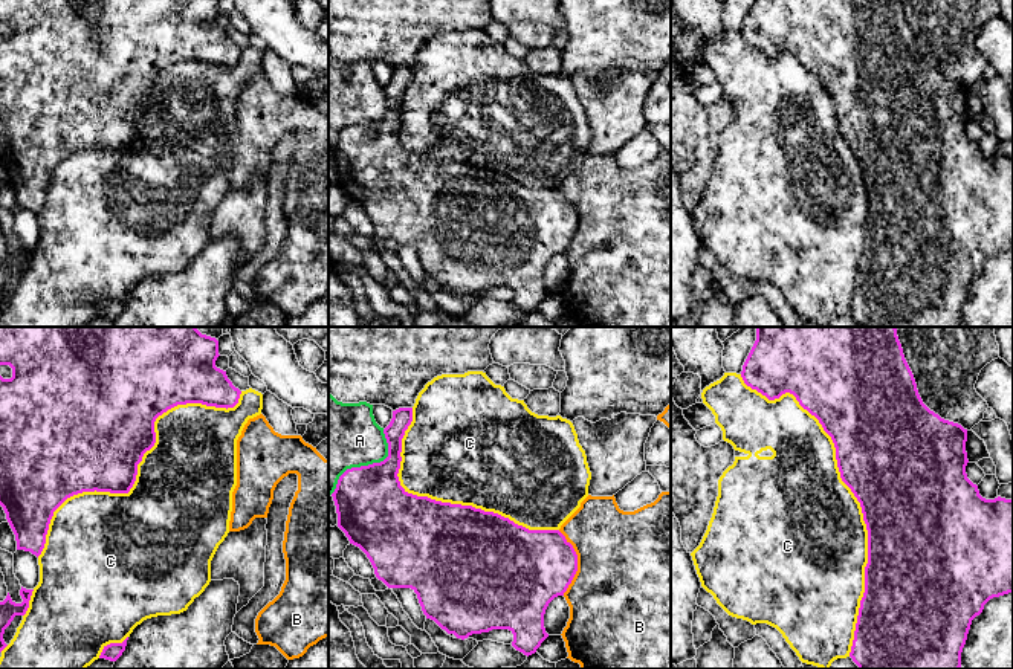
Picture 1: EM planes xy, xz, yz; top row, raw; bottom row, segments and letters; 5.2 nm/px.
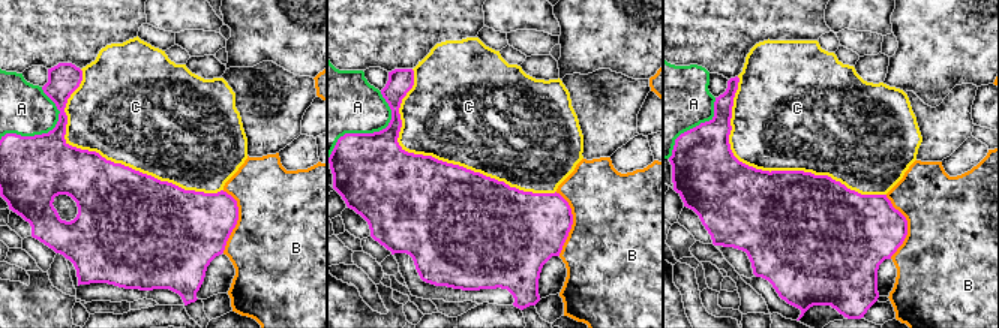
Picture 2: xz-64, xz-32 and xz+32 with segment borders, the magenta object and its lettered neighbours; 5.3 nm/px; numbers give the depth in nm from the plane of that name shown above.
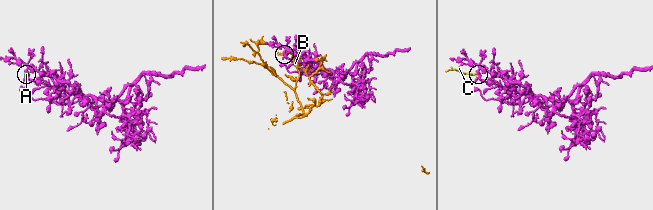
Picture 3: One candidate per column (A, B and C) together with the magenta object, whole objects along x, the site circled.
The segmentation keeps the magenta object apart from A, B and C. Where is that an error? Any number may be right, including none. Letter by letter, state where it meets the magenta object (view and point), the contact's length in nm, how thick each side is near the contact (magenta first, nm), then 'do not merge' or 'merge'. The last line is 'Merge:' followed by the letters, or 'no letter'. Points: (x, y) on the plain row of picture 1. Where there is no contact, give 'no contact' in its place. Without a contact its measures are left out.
A: xz (368, 122) | 440 nm | 380/380 nm | do not merge
B: xz (576, 220) | 340 nm | 400/500 nm | do not merge
C: yz (854, 153) | 1600 nm | 500/500 nm | do not merge
Merge: no letter

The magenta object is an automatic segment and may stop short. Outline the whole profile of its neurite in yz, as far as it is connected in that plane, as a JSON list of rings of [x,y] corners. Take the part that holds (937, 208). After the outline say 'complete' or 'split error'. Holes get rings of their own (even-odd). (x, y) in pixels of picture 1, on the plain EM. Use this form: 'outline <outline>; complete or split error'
outline [[[755,0],[743,23],[741,35],[747,44],[769,58],[779,57],[785,50],[793,52],[799,63],[819,78],[834,101],[840,136],[860,160],[868,188],[868,221],[850,310],[853,319],[859,327],[960,327],[972,278],[982,270],[990,257],[1013,250],[1013,157],[1001,154],[985,157],[979,153],[978,144],[967,136],[967,87],[941,76],[923,61],[900,0]]]; complete

